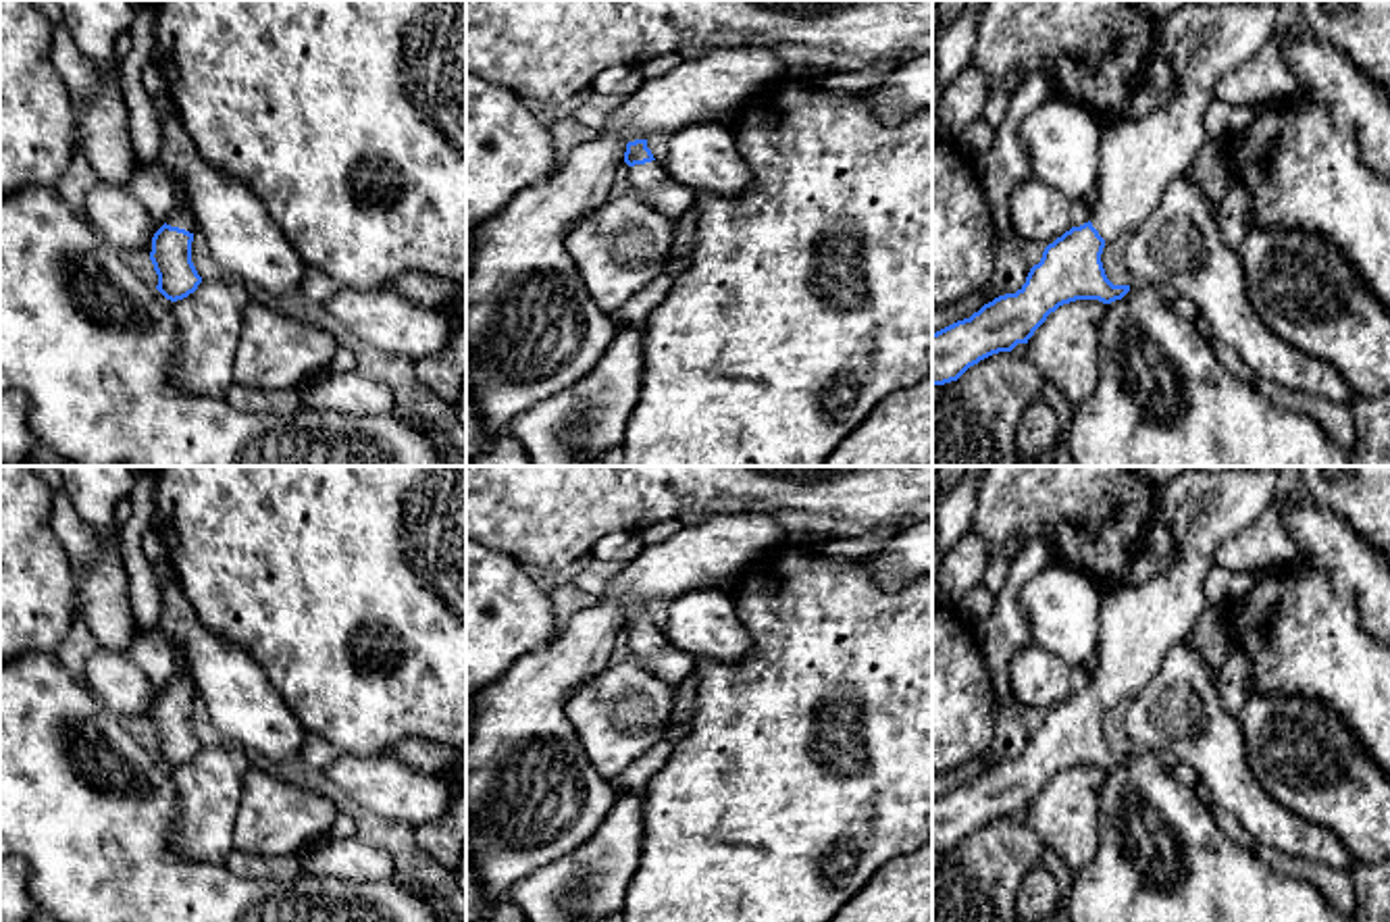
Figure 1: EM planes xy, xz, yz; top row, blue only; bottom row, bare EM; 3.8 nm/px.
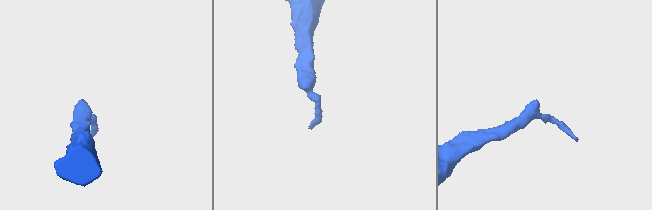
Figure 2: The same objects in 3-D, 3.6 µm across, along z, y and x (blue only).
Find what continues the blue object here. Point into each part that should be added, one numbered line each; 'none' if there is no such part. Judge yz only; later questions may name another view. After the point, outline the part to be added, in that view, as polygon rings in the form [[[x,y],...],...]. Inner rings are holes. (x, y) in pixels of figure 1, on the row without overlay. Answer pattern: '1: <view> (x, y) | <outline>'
1: yz (1203, 508) | [[[1190,466],[1186,472],[1157,485],[1157,518],[1165,520],[1176,537],[1174,564],[1149,581],[1103,595],[1090,689],[1105,708],[1128,703],[1140,693],[1157,674],[1167,649],[1190,635],[1207,606],[1203,585],[1215,566],[1215,549],[1244,531],[1276,502],[1278,468],[1207,470]]]

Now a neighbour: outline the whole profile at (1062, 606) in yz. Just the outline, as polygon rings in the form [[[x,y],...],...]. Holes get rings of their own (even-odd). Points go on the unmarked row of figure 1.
[[[1061,566],[1032,577],[1020,591],[1030,639],[1070,668],[1092,668],[1103,593],[1086,572]]]

